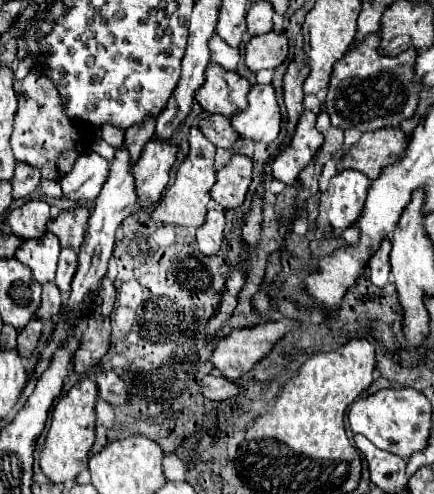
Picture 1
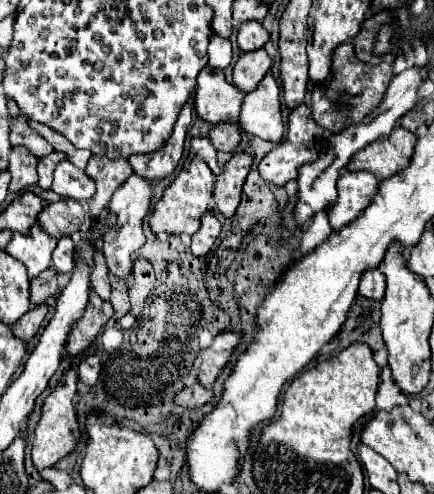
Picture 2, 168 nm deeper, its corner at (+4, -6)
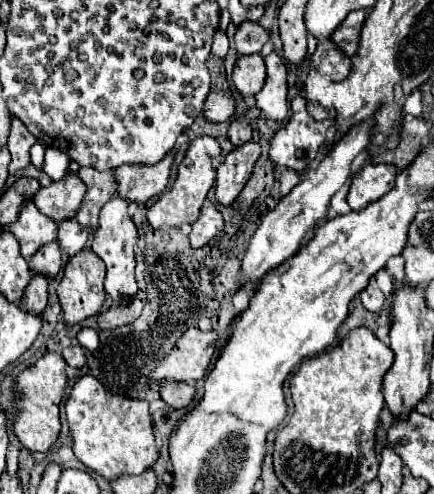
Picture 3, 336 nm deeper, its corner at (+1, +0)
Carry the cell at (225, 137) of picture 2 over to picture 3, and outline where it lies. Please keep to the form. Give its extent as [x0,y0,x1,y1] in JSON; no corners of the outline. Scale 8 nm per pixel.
[227,120,253,146]

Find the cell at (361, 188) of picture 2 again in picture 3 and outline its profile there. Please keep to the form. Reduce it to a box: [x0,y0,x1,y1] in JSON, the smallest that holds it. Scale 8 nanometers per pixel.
[347,164,397,210]

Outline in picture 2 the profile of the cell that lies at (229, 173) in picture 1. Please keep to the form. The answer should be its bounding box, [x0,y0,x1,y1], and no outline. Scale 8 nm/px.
[214,152,252,218]

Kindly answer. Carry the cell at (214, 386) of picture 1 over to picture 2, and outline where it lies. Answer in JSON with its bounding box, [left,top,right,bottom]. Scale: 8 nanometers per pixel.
[174,384,214,408]

